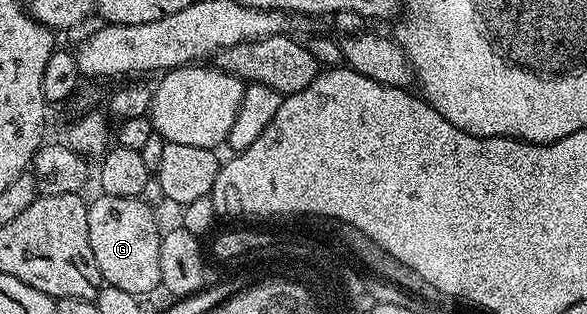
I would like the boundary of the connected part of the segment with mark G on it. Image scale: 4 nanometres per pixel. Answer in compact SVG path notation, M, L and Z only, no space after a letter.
M101 194L100 199L88 203L88 236L90 249L94 249L94 261L100 270L101 280L107 286L126 289L126 293L148 295L160 282L160 237L161 228L156 228L156 219L152 211L143 202L143 198L123 199Z

